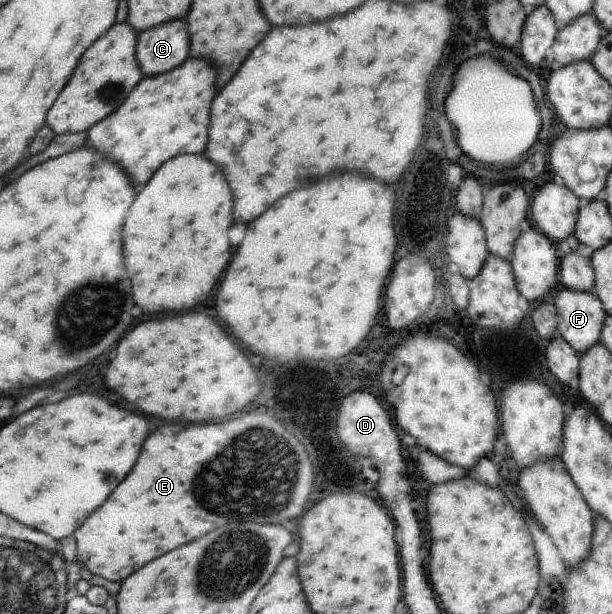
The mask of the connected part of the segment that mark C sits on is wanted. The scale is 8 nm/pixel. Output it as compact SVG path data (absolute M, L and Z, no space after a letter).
M186 19L162 23L160 27L139 33L137 46L144 77L158 77L184 65L191 55L191 35Z

